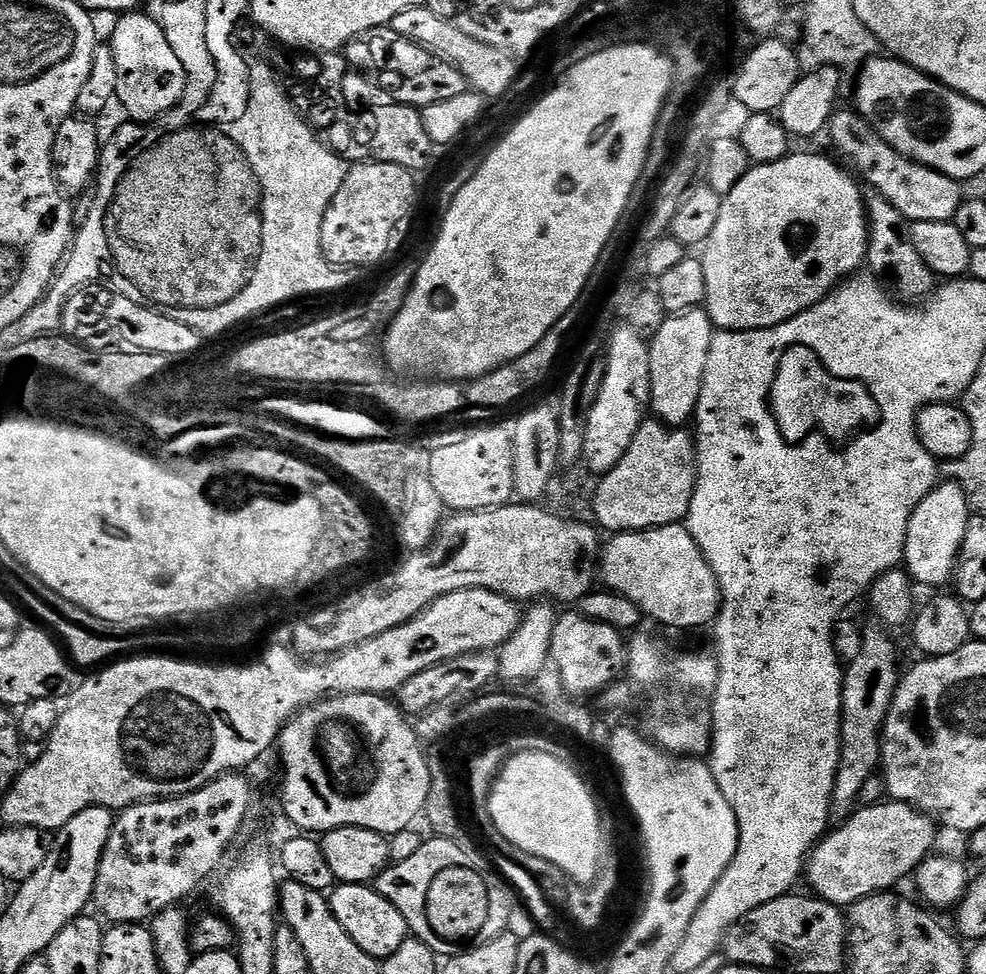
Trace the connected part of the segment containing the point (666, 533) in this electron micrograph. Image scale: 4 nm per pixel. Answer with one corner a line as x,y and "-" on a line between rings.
683,523
643,532
622,532
603,545
598,576
610,592
630,598
645,617
668,628
704,628
720,612
720,587
714,570

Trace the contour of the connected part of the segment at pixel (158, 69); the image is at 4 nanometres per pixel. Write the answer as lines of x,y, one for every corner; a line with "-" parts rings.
135,10
123,13
116,22
116,29
110,39
114,62
118,68
116,100
128,111
129,121
159,120
182,98
188,75
167,41
169,33
158,21
152,20
143,11

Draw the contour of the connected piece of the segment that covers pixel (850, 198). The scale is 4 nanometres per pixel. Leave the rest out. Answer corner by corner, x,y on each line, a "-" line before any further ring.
800,152
797,156
789,154
778,162
749,167
742,182
738,182
738,186
734,186
734,190
730,190
730,194
723,197
722,210
718,214
718,222
714,225
714,234
710,234
708,241
702,245
702,252
704,252
702,259
706,270
704,304
708,316
717,329
725,332
749,332
778,326
810,310
810,306
814,306
820,300
825,300
833,288
857,275
865,267
868,259
868,213
864,210
864,192
861,185
847,171
845,172
834,161
827,160
824,156
811,156
808,152

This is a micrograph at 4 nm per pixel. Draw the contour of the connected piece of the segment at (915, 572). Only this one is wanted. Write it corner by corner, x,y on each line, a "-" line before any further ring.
959,482
951,483
937,483
932,492
926,494
922,502
918,502
910,518
910,526
906,530
903,563
906,565
909,577
917,585
929,584
930,587
936,588
947,580
949,583
955,577
956,565
960,562
962,542
966,538
970,509
966,502
964,487

